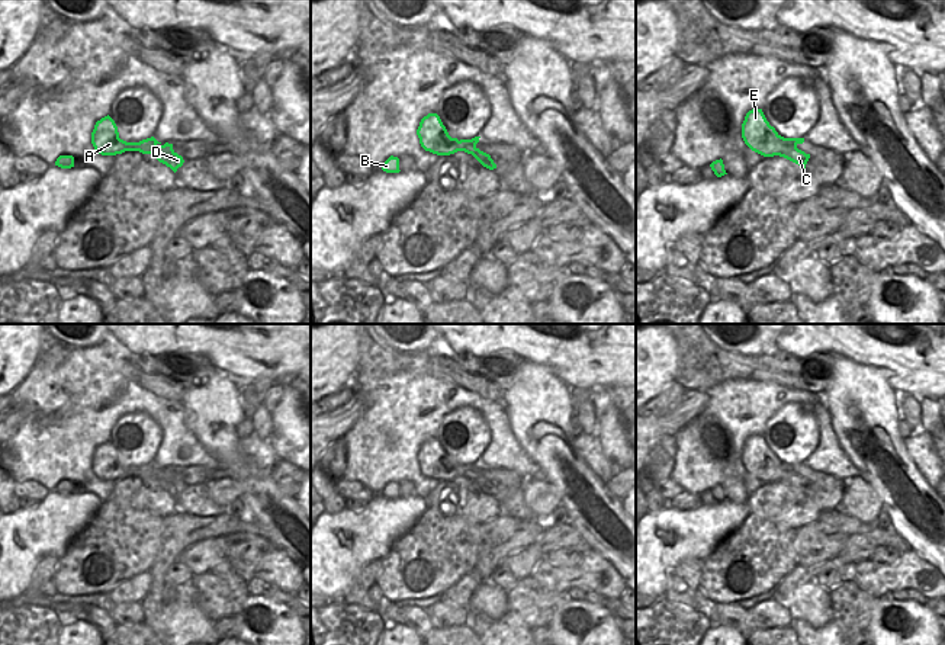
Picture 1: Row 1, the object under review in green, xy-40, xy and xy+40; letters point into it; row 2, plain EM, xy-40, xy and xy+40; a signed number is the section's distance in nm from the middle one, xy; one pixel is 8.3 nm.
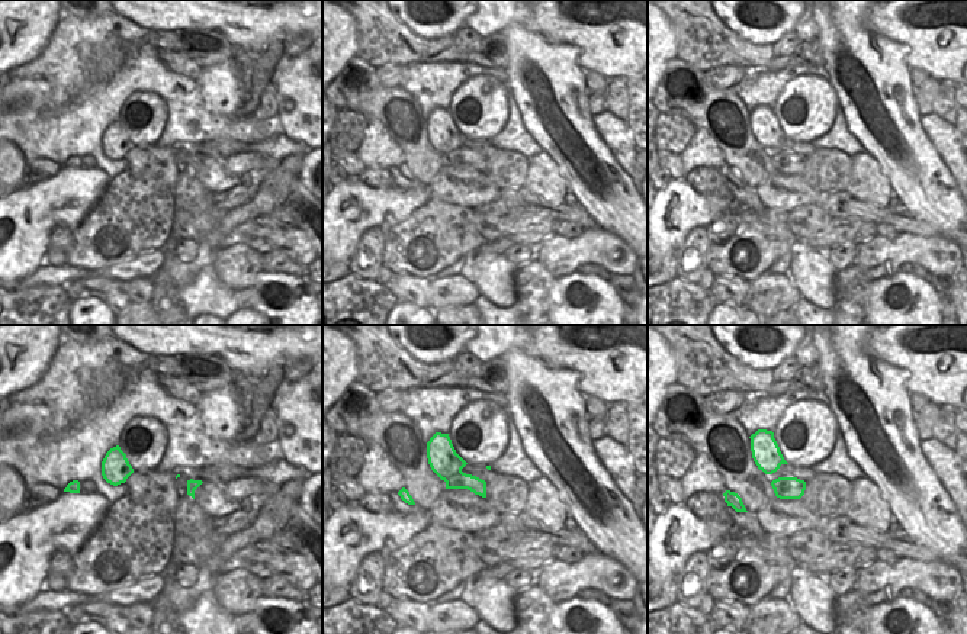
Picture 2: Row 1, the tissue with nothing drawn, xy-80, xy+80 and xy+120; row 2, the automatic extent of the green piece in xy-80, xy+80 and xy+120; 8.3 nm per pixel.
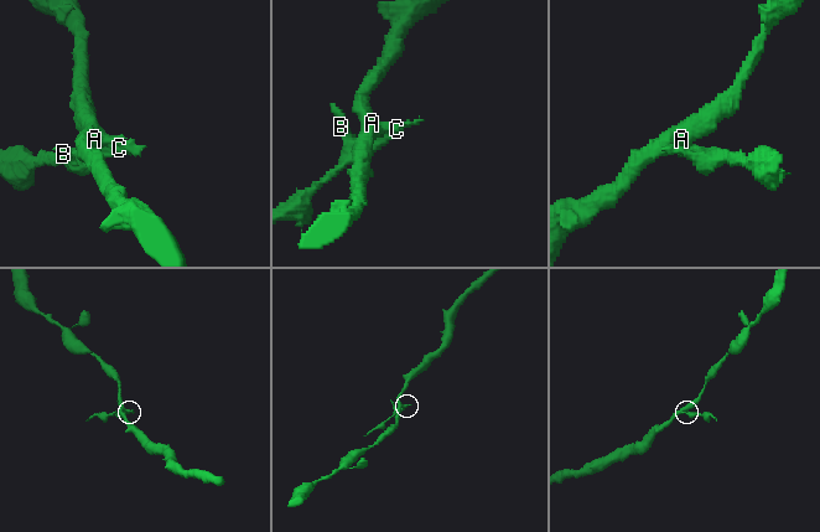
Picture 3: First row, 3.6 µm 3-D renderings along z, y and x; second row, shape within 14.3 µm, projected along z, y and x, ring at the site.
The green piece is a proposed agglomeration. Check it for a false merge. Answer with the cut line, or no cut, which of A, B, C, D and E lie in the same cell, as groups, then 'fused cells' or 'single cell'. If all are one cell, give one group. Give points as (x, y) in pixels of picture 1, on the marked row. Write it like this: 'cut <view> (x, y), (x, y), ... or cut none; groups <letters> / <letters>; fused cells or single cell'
cut xy+40 (786, 138), (784, 150), (778, 154); groups A E / B C D; fused cells

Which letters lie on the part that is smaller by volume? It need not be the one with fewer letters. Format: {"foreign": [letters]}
{"foreign": ["B", "C", "D"]}

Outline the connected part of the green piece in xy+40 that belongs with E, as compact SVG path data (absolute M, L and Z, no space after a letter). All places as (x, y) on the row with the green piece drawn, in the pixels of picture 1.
M752 109L742 123L742 138L745 144L764 157L780 155L785 138L781 137L766 121L762 109Z

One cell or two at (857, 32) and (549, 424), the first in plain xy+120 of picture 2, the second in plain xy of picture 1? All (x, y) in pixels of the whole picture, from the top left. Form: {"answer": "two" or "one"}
{"answer": "one"}

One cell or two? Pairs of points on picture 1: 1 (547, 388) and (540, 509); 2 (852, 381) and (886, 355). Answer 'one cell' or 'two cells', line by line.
1: two cells
2: two cells

